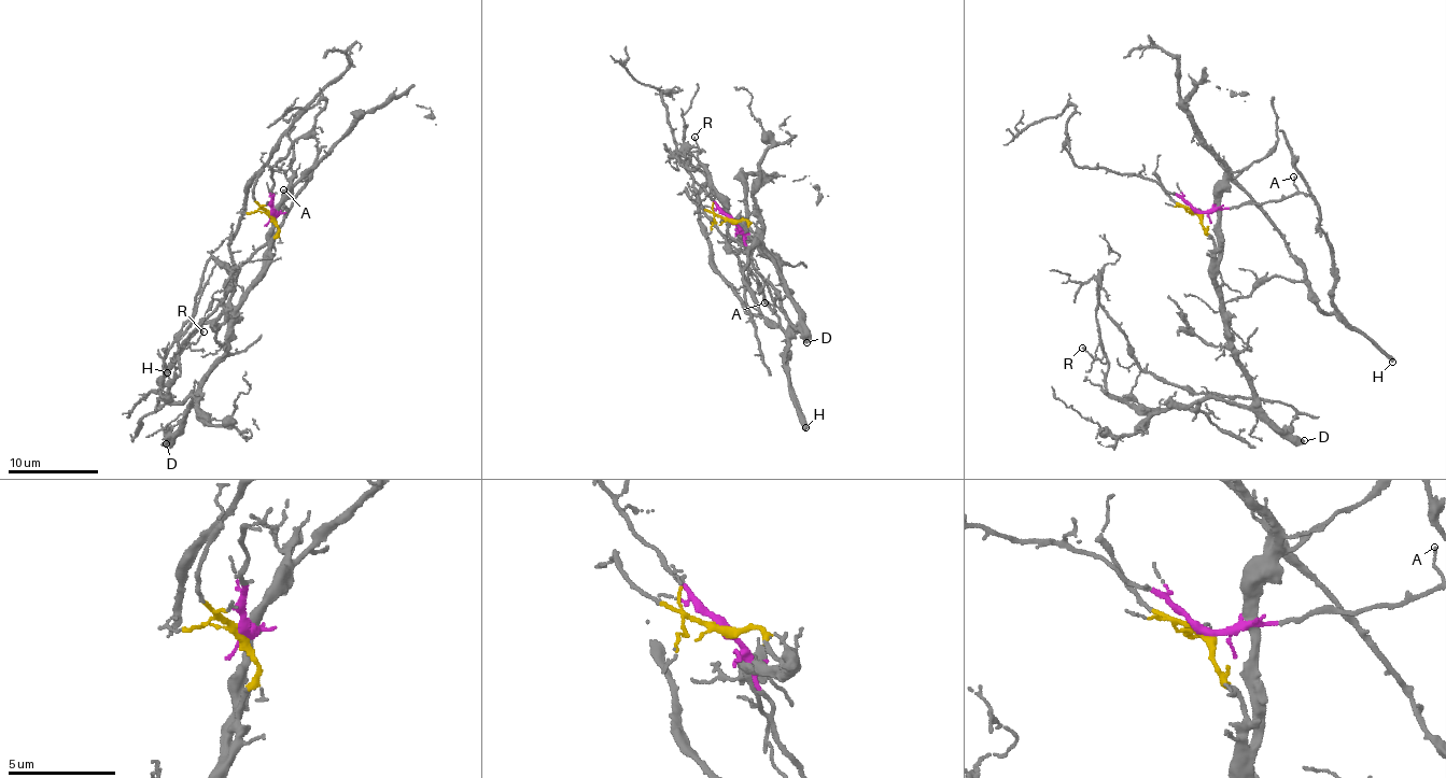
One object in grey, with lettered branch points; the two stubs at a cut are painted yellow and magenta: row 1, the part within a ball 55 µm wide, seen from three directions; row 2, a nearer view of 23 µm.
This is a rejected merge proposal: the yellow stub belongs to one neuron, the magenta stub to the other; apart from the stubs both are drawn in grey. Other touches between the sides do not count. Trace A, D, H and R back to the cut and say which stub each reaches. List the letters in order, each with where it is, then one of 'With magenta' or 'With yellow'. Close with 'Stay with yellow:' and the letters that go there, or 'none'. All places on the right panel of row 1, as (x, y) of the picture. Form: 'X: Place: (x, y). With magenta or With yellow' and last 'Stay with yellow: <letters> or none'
A: Place: (1293, 177). With magenta
D: Place: (1304, 440). With yellow
H: Place: (1392, 362). With magenta
R: Place: (1082, 348). With yellow
Stay with yellow: D, R

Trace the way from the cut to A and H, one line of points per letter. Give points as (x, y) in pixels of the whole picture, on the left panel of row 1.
A: (271, 213), (281, 212), (284, 189)
H: (271, 213), (283, 207), (283, 225), (242, 264), (222, 305), (166, 373)

